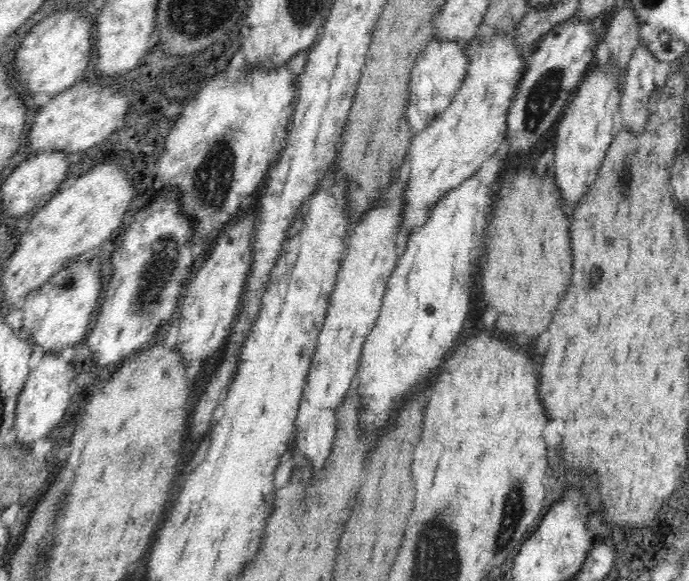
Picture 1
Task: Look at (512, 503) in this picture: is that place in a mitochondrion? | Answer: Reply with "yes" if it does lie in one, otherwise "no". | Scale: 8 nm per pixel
yes

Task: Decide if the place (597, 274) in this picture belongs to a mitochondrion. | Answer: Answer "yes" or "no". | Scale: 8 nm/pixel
no

